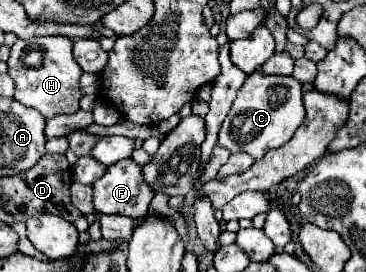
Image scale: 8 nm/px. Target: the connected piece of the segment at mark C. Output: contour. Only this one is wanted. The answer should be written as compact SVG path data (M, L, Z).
M259 70L251 72L243 86L237 90L237 98L229 116L219 130L219 144L229 152L249 152L259 160L267 150L283 146L295 130L303 124L303 92L301 84L293 76L269 76Z

